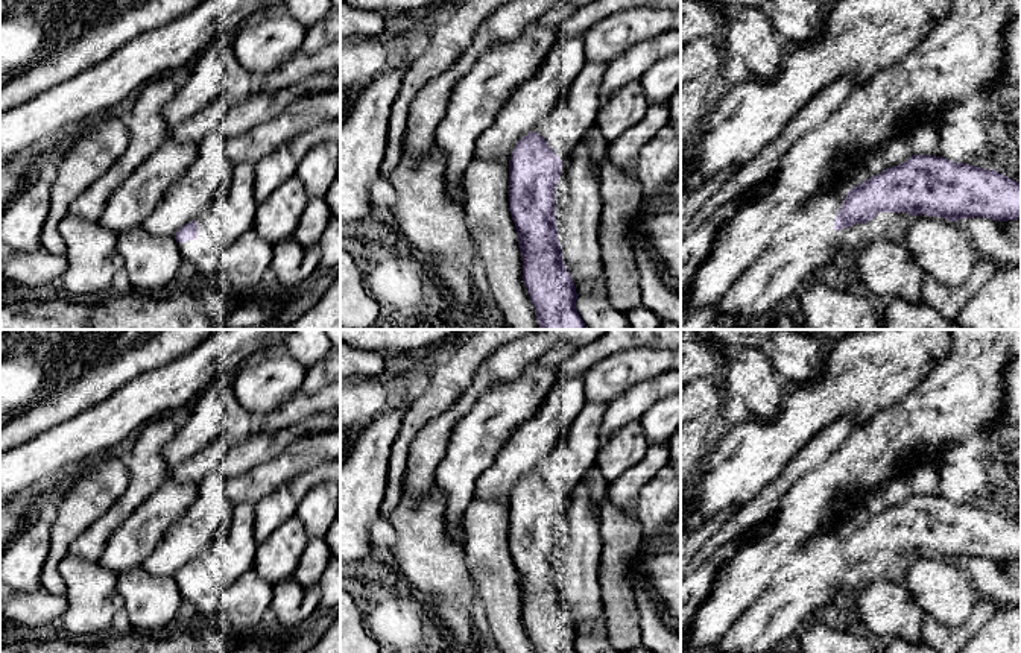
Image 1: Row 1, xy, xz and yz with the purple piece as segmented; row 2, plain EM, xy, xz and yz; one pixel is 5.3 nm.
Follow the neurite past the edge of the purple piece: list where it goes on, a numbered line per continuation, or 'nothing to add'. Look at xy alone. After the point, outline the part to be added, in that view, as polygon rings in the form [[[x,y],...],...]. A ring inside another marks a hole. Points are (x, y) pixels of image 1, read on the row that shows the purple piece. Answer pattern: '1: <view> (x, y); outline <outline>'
1: xy (205, 251); outline [[[204,214],[194,220],[198,223],[198,237],[178,243],[179,254],[198,267],[199,282],[217,284],[220,282],[220,257],[226,251],[226,243],[214,237]]]

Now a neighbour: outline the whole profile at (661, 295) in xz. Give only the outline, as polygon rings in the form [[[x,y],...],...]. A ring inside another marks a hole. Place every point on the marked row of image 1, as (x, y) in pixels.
[[[635,244],[634,257],[640,269],[643,304],[662,320],[681,326],[681,287],[670,278],[653,258],[649,248]]]

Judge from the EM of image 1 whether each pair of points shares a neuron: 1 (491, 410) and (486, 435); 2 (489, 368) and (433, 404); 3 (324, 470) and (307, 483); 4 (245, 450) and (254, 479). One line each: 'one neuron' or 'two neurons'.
1: one neuron
2: two neurons
3: one neuron
4: two neurons

